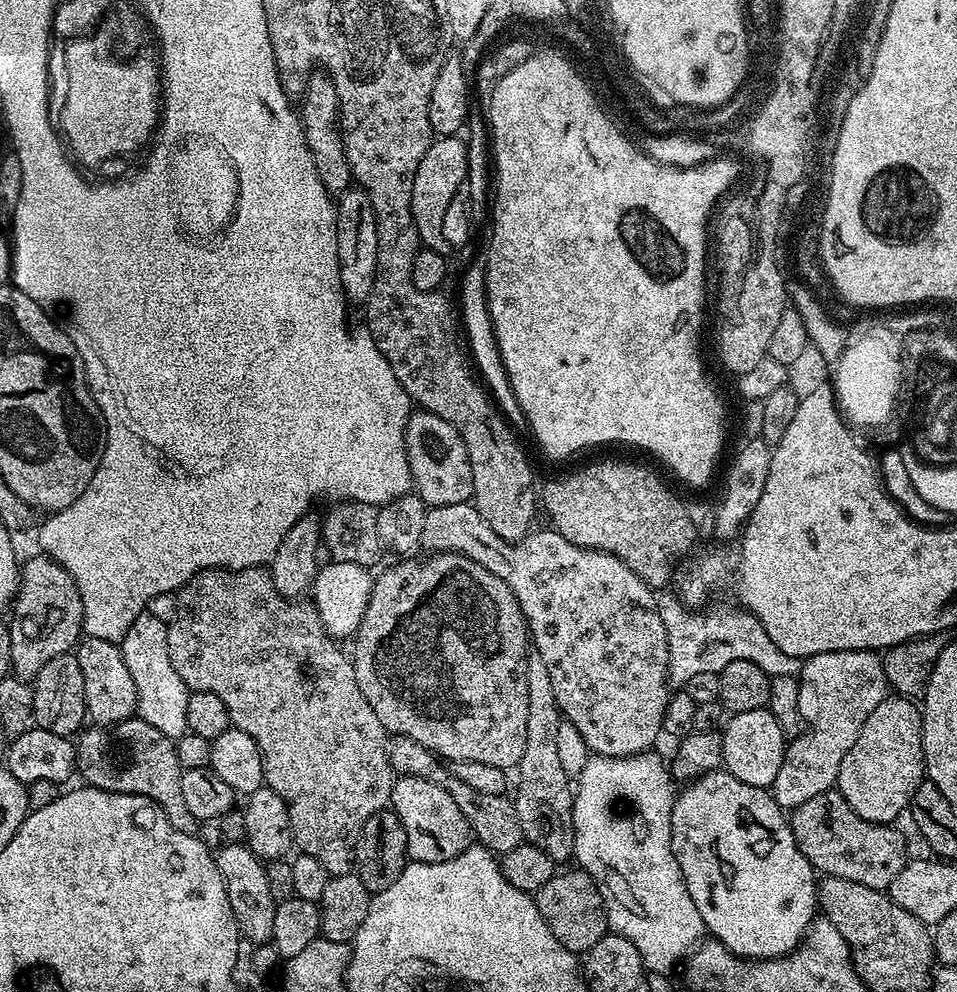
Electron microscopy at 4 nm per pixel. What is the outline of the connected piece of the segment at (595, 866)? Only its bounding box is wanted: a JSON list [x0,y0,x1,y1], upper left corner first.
[572,750,706,973]

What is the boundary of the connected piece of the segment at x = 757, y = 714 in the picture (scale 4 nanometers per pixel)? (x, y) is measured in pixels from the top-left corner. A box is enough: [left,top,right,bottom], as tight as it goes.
[722,707,786,789]

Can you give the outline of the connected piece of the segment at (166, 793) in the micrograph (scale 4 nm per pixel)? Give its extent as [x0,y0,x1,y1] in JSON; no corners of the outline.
[76,718,198,836]

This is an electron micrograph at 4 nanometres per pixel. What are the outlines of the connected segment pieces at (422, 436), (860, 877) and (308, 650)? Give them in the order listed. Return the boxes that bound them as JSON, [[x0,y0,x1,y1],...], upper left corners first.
[[404,411,474,505],[790,790,908,890],[168,567,394,877]]

